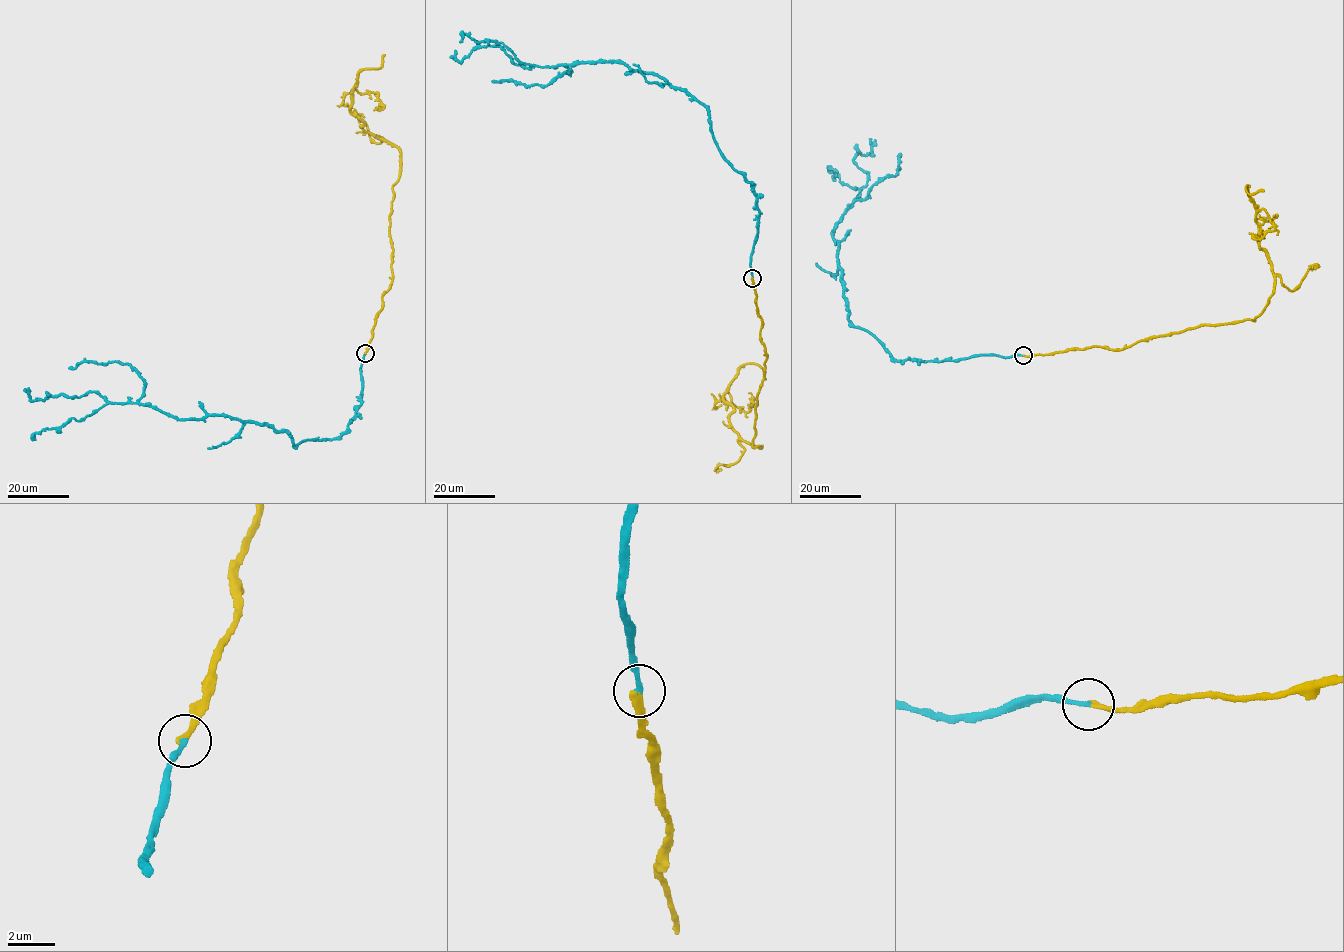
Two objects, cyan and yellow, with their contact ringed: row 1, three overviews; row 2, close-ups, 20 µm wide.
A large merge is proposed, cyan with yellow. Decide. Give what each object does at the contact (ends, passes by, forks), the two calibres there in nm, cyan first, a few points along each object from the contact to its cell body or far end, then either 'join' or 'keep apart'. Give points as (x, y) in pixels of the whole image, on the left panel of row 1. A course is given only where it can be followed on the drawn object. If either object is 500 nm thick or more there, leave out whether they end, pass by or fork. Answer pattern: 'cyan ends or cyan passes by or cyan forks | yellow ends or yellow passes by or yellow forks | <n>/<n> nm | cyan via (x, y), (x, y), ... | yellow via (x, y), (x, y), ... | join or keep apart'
cyan ends | yellow ends | 190/280 nm | cyan via (366, 353), (347, 429), (297, 446), (285, 432), (223, 415), (176, 419), (90, 392), (32, 400), (27, 389) | yellow via (366, 353), (393, 275), (389, 220), (400, 153), (361, 128), (350, 108), (357, 73), (381, 65), (385, 55) | join

